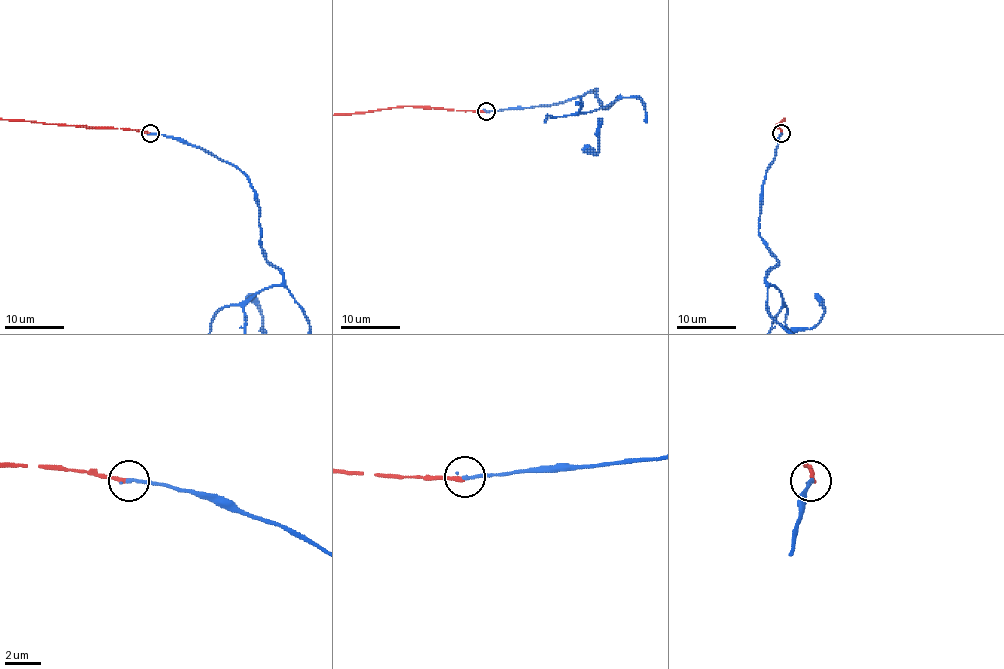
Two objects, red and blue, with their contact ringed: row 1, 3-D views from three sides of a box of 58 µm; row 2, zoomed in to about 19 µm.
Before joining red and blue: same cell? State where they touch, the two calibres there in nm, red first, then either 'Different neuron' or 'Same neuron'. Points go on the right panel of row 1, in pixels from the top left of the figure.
Place: (781, 133). Thickness 240 nm (red) against 200 nm. Same neuron

